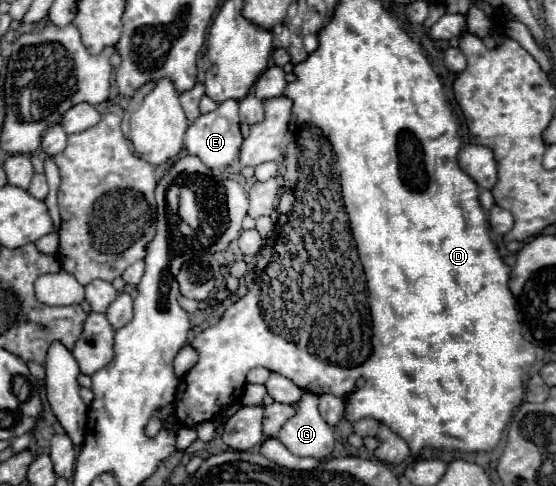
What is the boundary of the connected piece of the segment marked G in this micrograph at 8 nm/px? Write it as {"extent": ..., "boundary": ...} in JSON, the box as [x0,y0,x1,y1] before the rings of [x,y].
{"extent":[278,392,334,460],"boundary":[[[304,392],[296,414],[282,426],[278,440],[296,456],[328,460],[334,450],[334,432],[318,412],[318,396]]]}

